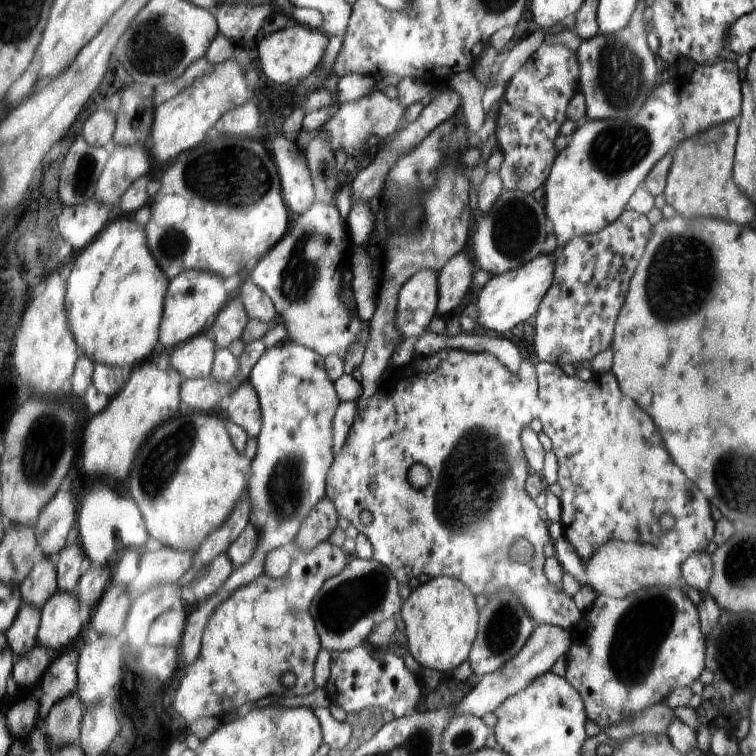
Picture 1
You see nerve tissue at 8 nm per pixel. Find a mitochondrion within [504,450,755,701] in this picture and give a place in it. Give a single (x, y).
(636, 663)

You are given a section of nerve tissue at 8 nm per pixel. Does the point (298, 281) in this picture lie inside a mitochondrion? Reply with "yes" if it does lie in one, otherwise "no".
yes

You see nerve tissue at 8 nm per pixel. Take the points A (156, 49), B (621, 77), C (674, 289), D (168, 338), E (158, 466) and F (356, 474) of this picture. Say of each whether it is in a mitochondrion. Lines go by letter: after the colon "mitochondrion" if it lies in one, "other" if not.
A: mitochondrion
B: mitochondrion
C: mitochondrion
D: other
E: mitochondrion
F: other

